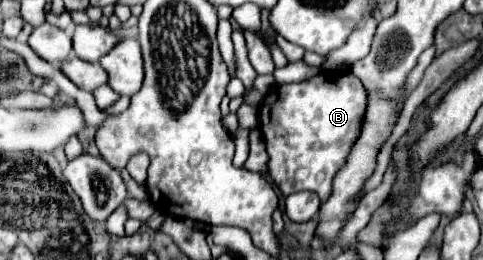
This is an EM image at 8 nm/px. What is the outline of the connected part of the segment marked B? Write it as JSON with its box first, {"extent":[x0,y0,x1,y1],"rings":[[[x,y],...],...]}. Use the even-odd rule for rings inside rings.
{"extent":[260,71,364,202],"rings":[[[349,71],[318,74],[300,84],[282,84],[264,100],[260,130],[270,154],[270,176],[284,196],[300,190],[316,192],[322,202],[330,196],[332,176],[344,164],[348,148],[352,148],[360,134],[364,102],[364,86]],[[351,78],[358,84],[351,84]]]}

